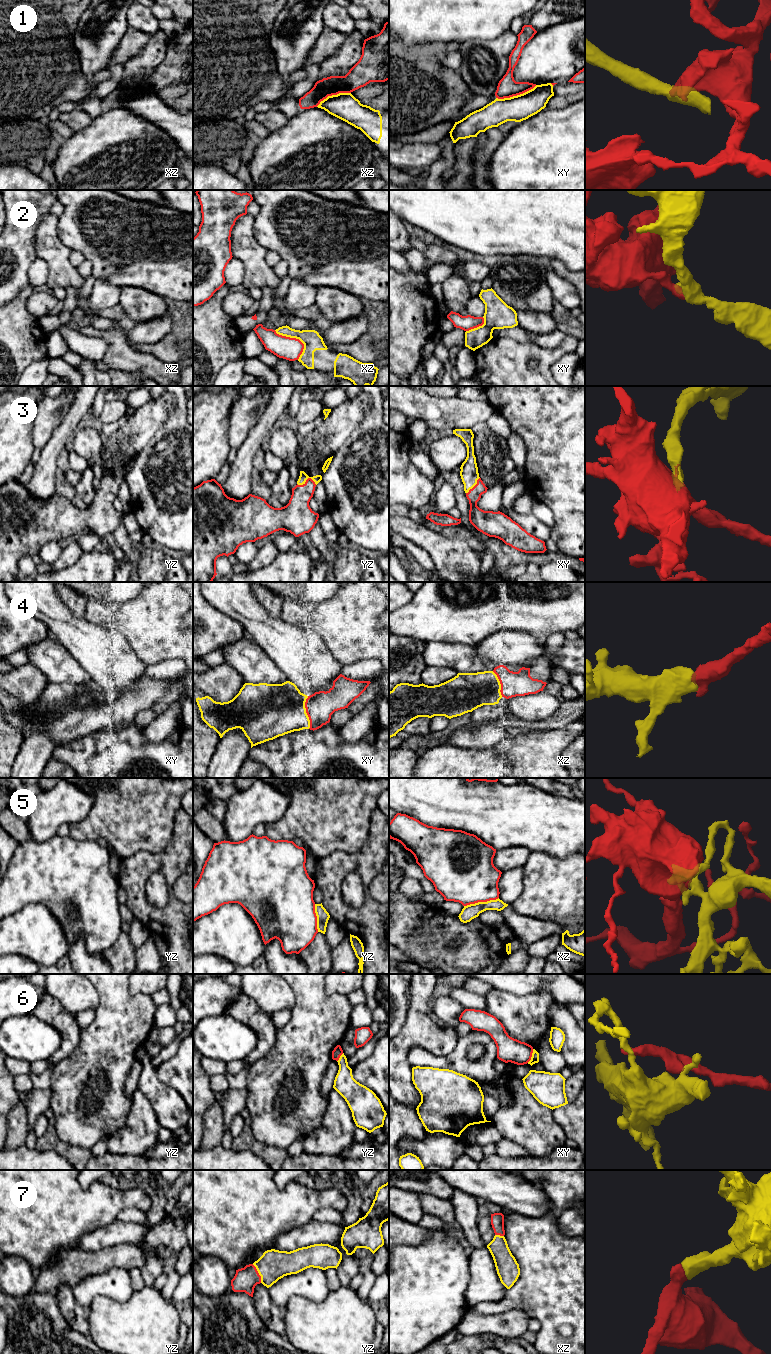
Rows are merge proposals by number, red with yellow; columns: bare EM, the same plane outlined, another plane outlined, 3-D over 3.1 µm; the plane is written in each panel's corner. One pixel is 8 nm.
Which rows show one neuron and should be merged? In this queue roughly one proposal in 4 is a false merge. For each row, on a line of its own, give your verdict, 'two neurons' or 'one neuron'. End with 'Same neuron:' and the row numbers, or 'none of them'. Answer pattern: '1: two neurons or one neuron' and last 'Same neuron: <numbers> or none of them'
1: two neurons
2: two neurons
3: one neuron
4: one neuron
5: two neurons
6: two neurons
7: one neuron
Same neuron: 3, 4, 7

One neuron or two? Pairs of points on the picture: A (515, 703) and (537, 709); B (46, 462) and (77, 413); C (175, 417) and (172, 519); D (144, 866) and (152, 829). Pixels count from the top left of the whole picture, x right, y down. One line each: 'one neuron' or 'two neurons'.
A: one neuron
B: one neuron
C: one neuron
D: two neurons

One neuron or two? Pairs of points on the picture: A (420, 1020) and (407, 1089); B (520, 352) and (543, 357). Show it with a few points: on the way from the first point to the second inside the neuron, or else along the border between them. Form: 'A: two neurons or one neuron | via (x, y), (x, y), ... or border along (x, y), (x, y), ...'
A: one neuron | via (408, 1037), (401, 1044), (401, 1072)
B: one neuron | via (526, 352), (537, 353)

